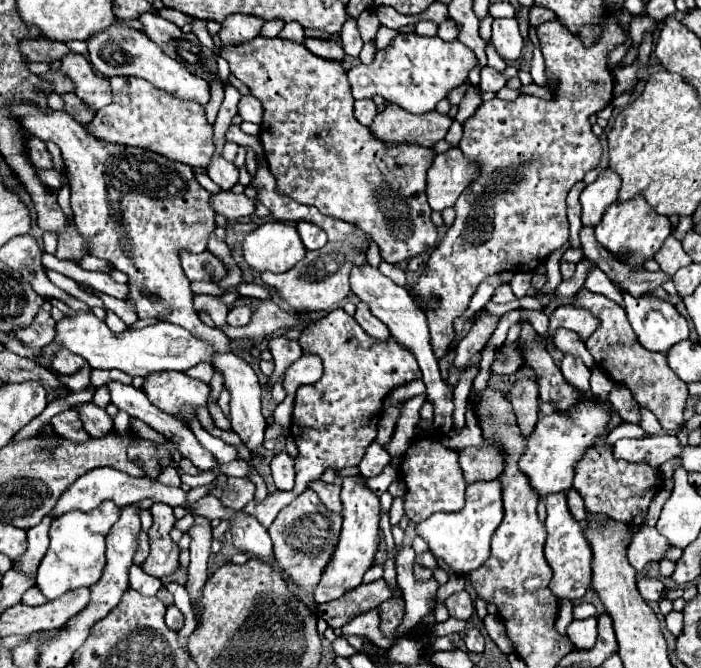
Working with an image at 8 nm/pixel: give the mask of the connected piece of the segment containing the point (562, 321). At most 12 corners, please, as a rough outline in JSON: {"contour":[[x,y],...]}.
{"contour":[[571,304],[559,306],[549,316],[549,334],[555,328],[575,330],[587,340],[597,322]]}

